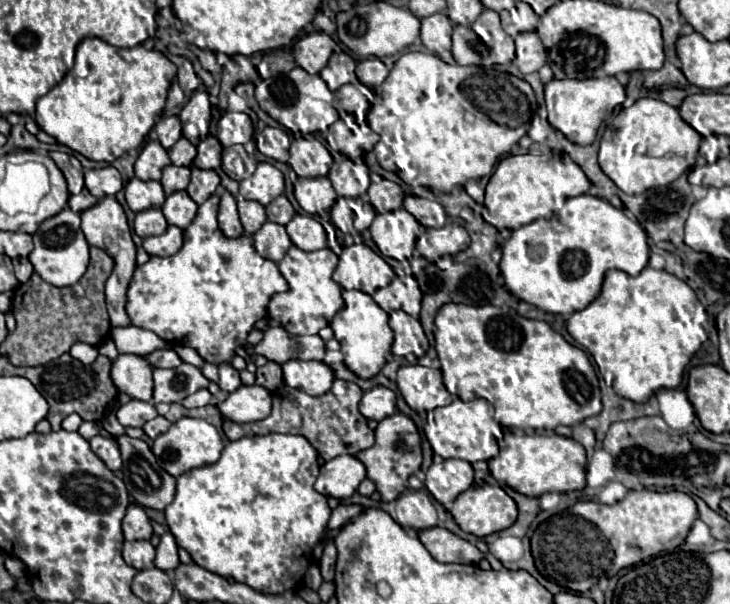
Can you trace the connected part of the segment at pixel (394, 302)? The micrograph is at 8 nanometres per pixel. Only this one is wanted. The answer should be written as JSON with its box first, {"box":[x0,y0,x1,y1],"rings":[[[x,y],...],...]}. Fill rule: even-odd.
{"box":[373,276,423,318],"rings":[[[405,276],[403,280],[401,278],[395,278],[389,286],[385,286],[385,288],[381,288],[381,290],[377,290],[375,294],[373,294],[373,300],[385,310],[385,312],[393,312],[393,310],[403,310],[403,312],[407,312],[407,314],[411,314],[413,318],[419,318],[419,310],[421,310],[421,298],[423,298],[423,294],[421,294],[421,290],[419,290],[419,284],[417,284],[417,280],[413,278],[413,276]]]}

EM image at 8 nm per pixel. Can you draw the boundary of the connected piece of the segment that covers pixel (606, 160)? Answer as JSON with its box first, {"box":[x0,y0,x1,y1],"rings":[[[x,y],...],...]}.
{"box":[599,98,701,194],"rings":[[[641,98],[633,106],[623,108],[613,122],[605,128],[601,146],[599,146],[599,166],[601,170],[625,192],[625,194],[643,194],[649,188],[659,188],[665,184],[671,184],[675,178],[679,178],[683,172],[687,172],[697,158],[701,136],[699,132],[691,130],[687,122],[679,116],[679,110],[665,104],[663,100],[653,98]]]}

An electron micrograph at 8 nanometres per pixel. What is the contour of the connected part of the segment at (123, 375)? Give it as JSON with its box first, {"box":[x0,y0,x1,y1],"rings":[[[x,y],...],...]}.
{"box":[111,354,153,402],"rings":[[[121,354],[111,368],[111,378],[119,392],[151,402],[153,398],[153,368],[151,364],[135,354]]]}

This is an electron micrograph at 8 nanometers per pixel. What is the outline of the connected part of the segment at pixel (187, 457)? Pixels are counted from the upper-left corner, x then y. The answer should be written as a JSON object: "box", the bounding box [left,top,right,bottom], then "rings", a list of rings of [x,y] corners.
{"box":[153,418,223,478],"rings":[[[181,418],[181,420],[173,422],[171,428],[153,442],[153,454],[157,456],[159,466],[175,478],[187,470],[215,464],[221,456],[221,450],[223,450],[221,434],[217,432],[215,426],[211,426],[209,422],[205,422],[201,418]]]}

